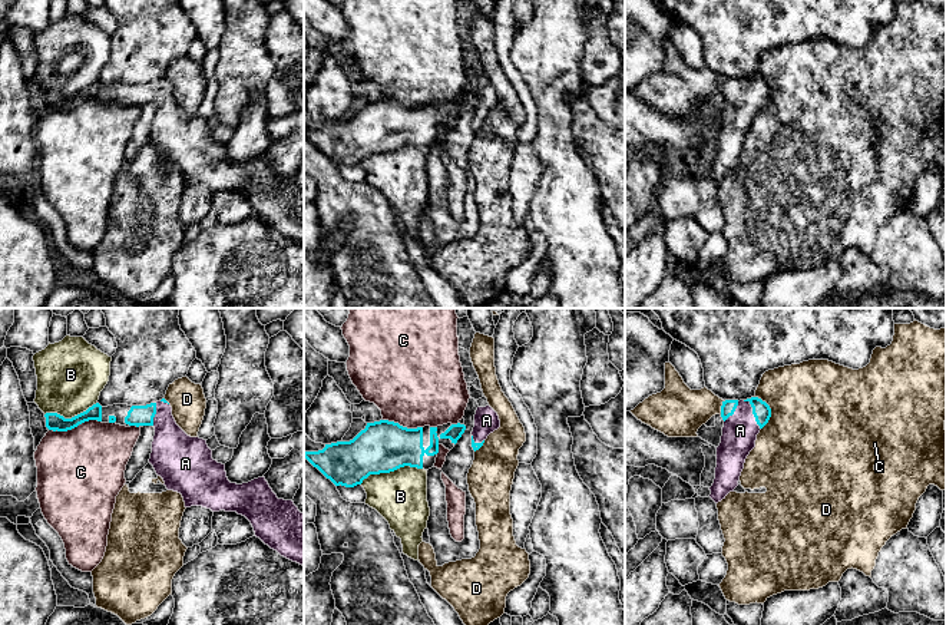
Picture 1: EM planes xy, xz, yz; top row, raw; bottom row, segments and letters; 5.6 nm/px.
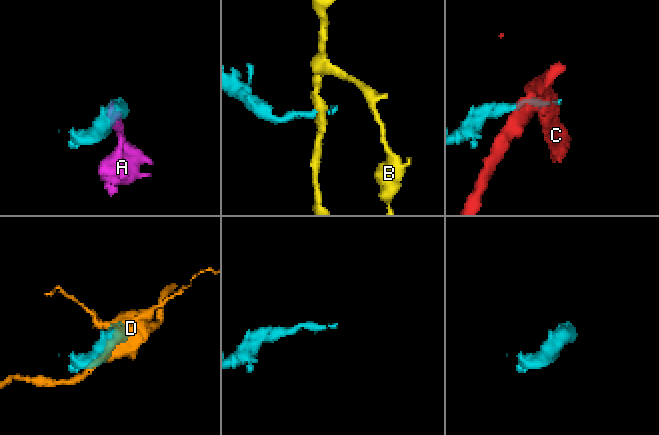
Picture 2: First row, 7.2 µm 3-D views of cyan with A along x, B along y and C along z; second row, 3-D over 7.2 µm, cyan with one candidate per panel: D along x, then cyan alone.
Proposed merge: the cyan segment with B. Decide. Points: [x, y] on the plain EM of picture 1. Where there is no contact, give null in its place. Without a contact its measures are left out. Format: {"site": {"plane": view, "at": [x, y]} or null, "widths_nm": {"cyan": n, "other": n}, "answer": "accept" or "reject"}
{"site": {"plane": "xz", "at": [390, 149]}, "widths_nm": {"cyan": 300, "other": 300}, "answer": "reject"}

